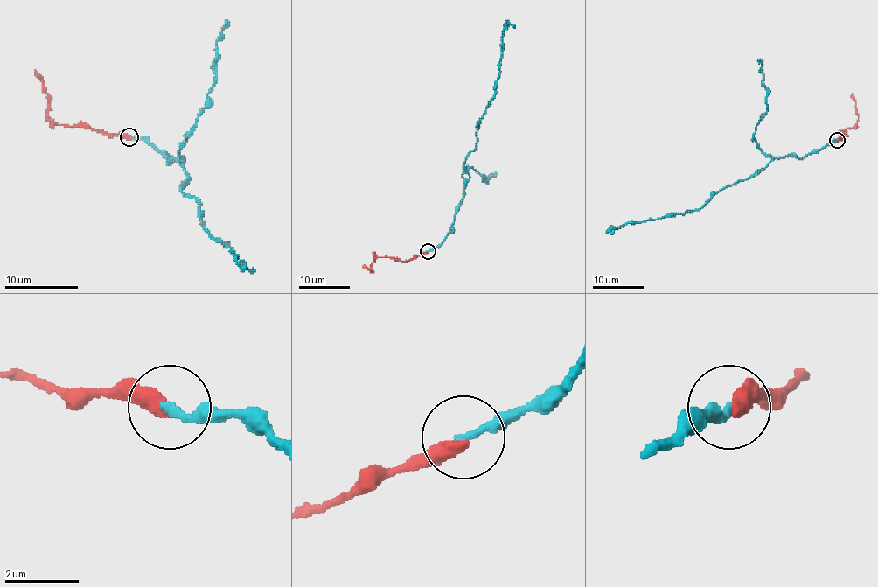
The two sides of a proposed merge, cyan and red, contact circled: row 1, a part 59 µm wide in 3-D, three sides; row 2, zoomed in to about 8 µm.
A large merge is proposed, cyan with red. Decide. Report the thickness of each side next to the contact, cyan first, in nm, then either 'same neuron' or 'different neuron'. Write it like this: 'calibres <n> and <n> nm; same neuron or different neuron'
calibres 200 and 440 nm; same neuron

